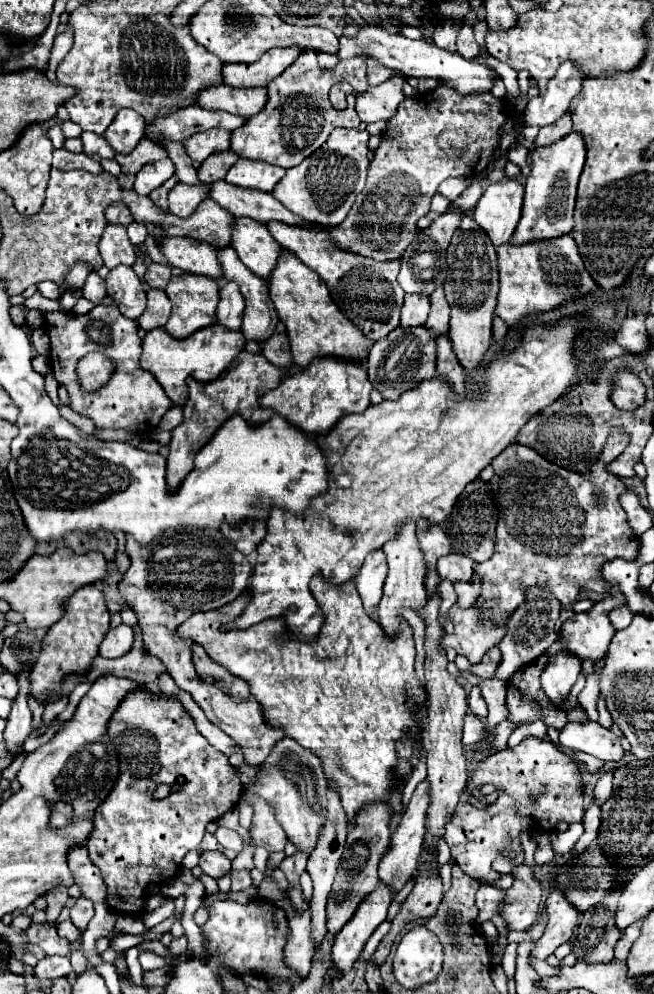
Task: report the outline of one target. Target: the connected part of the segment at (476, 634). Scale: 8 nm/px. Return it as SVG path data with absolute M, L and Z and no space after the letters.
M454 604L454 606L448 610L448 618L454 622L454 634L446 634L444 640L442 640L442 646L444 646L444 648L454 648L458 654L464 654L472 664L480 662L482 656L484 656L492 646L496 646L496 644L500 642L500 638L506 634L506 626L508 626L508 622L506 622L504 626L494 626L494 622L486 622L486 624L484 624L484 622L480 620L482 614L486 614L486 610L478 610L478 606L470 606L470 608L464 608L464 610L462 610L462 606Z

